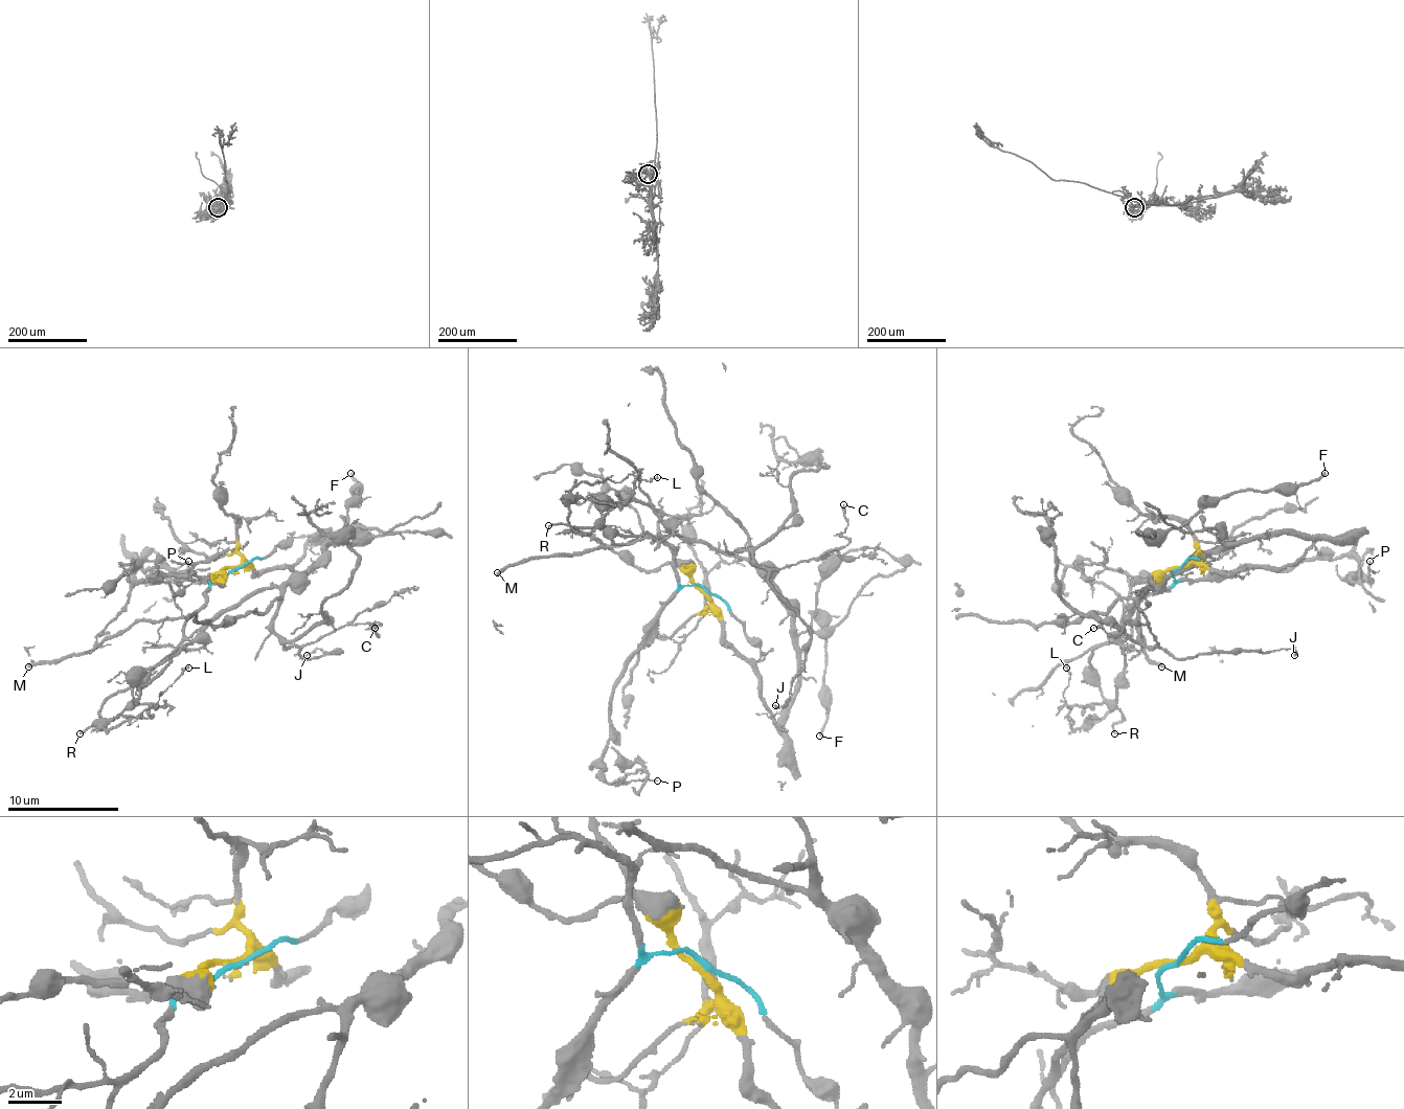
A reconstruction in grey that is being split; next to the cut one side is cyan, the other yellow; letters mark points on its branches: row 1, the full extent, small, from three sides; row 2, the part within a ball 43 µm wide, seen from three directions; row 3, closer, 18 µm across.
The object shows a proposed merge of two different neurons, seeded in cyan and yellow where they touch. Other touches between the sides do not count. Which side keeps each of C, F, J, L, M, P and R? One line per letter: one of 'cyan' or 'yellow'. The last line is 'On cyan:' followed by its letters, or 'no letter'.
C: yellow
F: yellow
J: yellow
L: cyan
M: cyan
P: cyan
R: yellow
On cyan: L, M, P

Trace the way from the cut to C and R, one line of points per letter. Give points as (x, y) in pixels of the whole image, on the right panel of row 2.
C: (1179, 567), (1285, 567), (1313, 542), (1199, 550), (1137, 601), (1137, 636), (1157, 644), (1137, 623), (1093, 628)
R: (1179, 567), (1285, 567), (1313, 542), (1280, 534), (1199, 550), (1149, 587), (1090, 656), (1124, 718), (1115, 734)

